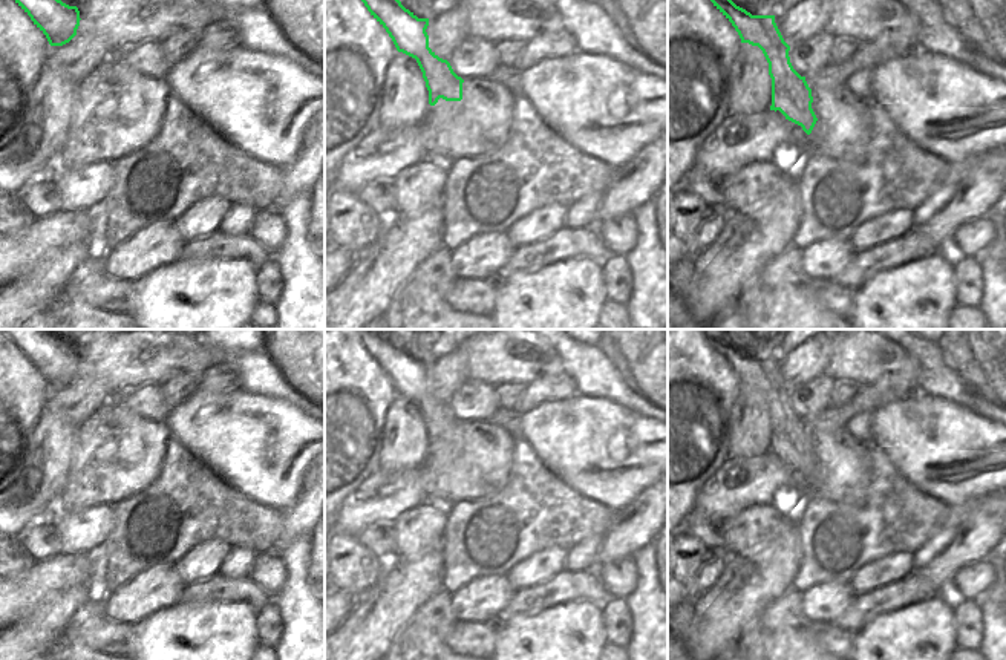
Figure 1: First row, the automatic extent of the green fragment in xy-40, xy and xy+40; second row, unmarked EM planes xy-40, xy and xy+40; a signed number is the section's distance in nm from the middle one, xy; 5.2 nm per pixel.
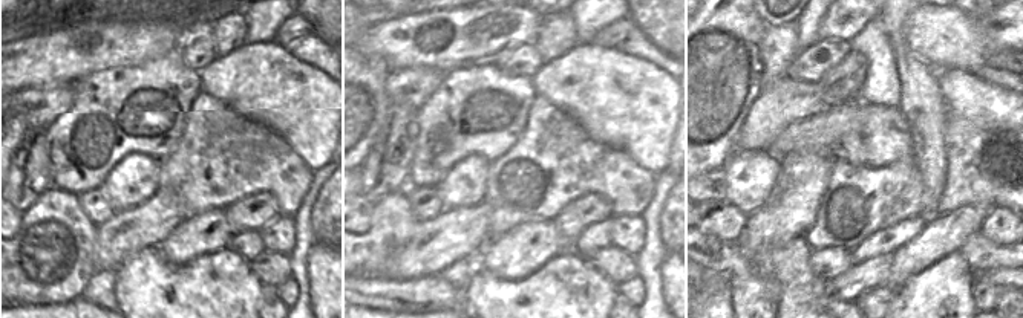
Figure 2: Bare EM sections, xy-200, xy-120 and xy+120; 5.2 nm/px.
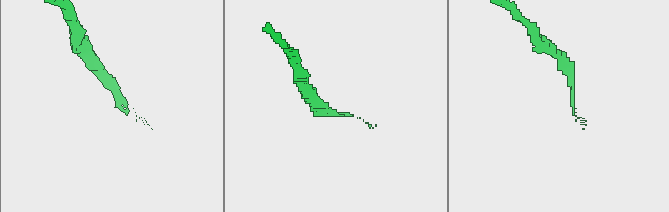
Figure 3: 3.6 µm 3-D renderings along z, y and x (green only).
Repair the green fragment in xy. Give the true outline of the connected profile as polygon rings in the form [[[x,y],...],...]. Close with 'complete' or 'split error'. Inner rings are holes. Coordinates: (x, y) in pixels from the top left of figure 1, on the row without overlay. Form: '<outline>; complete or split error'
[[[383,329],[355,331],[371,358],[392,381],[397,394],[416,403],[429,433],[429,447],[435,449],[439,441],[461,444],[464,423],[453,415],[447,403],[439,401],[429,390],[429,378],[426,375],[429,361],[418,361]]]; complete

